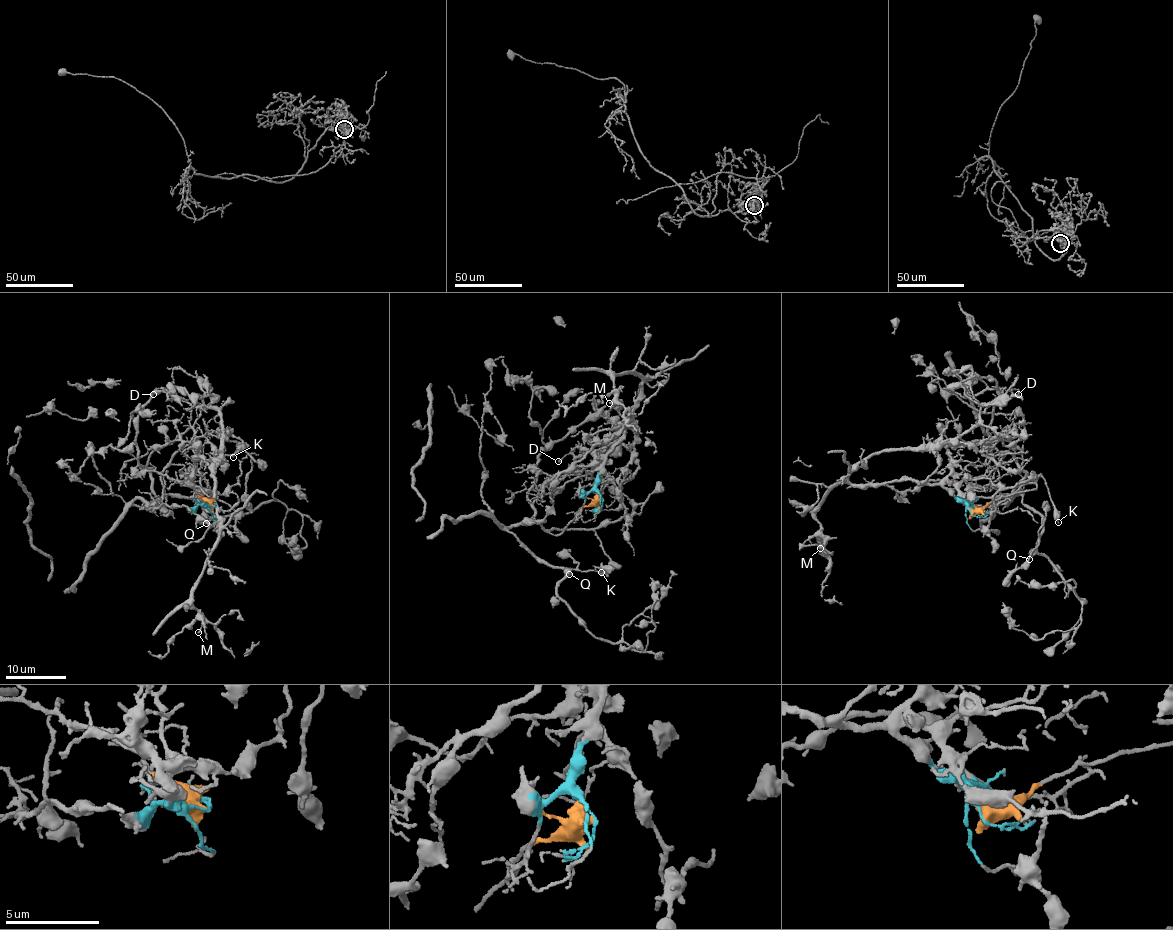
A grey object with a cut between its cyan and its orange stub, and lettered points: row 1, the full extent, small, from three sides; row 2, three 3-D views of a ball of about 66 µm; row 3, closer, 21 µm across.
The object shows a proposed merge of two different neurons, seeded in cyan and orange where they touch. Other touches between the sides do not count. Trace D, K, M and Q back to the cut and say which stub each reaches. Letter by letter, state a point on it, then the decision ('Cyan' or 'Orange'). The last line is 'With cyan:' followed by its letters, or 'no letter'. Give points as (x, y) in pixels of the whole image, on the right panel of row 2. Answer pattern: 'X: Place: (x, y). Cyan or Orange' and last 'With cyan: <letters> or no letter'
D: Place: (1018, 394). Cyan
K: Place: (1058, 522). Orange
M: Place: (820, 548). Cyan
Q: Place: (1029, 559). Orange
With cyan: D, M

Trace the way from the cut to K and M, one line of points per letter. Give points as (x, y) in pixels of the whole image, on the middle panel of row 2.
K: (599, 496), (579, 510), (559, 534), (550, 534), (551, 529), (594, 532), (610, 561), (601, 572)
M: (599, 496), (601, 464), (623, 434), (642, 378), (630, 373), (614, 377), (615, 401), (609, 402)

